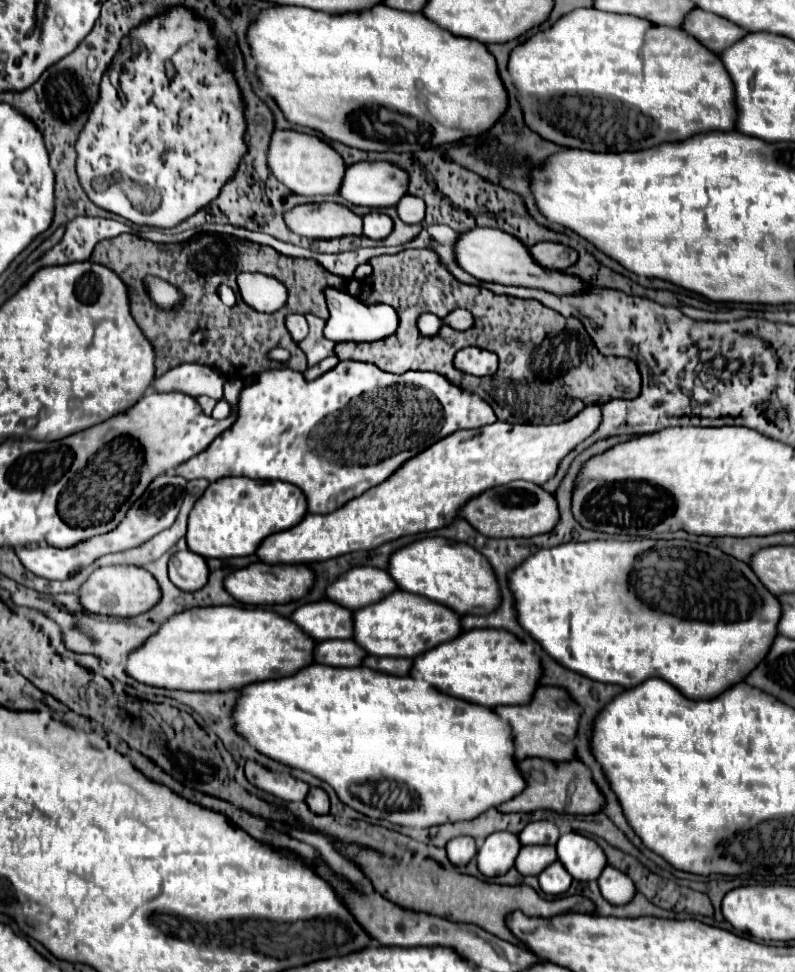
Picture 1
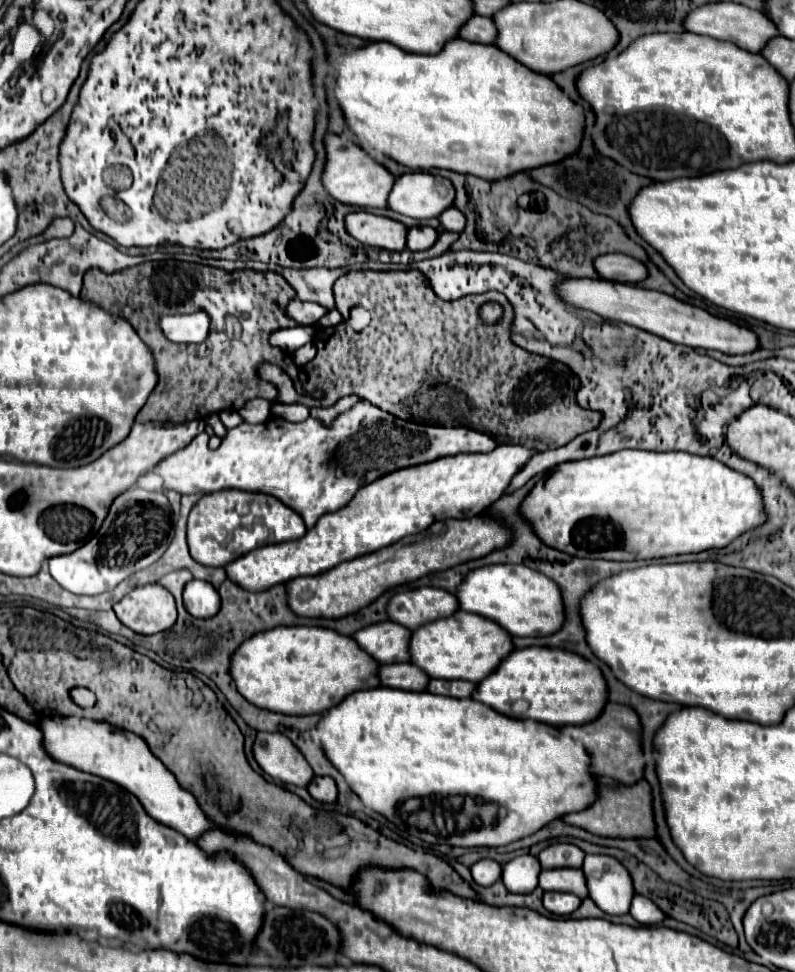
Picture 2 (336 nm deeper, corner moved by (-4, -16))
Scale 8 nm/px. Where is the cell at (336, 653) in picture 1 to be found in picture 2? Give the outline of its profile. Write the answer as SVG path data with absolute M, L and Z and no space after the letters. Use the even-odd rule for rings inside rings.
M410 662L408 664L382 664L380 680L382 680L382 686L422 692L430 676L426 672L420 672L420 668L416 668L416 664L410 664Z

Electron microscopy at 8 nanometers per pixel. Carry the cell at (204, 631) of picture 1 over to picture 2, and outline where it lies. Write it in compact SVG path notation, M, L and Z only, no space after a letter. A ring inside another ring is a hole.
M278 626L246 640L232 656L230 674L238 684L238 692L258 708L282 714L320 714L334 708L352 692L382 686L376 676L380 662L372 660L350 636L342 636L330 628L318 626Z

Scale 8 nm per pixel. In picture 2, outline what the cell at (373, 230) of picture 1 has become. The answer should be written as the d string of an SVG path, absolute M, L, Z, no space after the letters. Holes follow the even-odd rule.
M418 226L408 230L408 250L428 250L438 240L438 230L430 226Z

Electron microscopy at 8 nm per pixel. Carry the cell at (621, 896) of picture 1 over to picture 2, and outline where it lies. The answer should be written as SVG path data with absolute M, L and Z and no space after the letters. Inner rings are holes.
M634 896L632 900L632 908L630 908L630 914L644 926L654 926L654 924L660 924L666 914L660 912L660 908L656 908L656 904L644 896Z

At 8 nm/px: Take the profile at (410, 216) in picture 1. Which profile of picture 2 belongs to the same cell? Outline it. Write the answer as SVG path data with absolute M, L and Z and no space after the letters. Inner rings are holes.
M450 206L448 210L444 210L440 214L440 222L442 222L442 228L450 230L450 232L462 232L464 224L466 224L464 214L458 208L454 208L454 206Z

